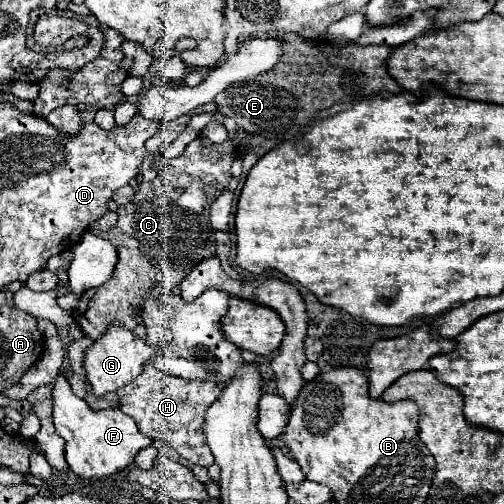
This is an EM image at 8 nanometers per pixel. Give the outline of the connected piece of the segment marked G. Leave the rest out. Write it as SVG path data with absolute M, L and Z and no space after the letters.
M112 324L110 330L100 340L96 340L84 356L84 368L86 368L86 376L90 380L90 386L92 386L92 394L104 396L108 392L116 392L118 388L126 386L128 382L132 382L132 378L136 378L136 374L140 374L140 370L154 356L154 352L156 352L156 348L148 346L132 330L124 330L120 324Z

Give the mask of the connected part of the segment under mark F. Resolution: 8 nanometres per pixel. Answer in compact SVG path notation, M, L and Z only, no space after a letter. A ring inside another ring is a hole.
M58 374L52 398L54 400L52 422L56 426L56 432L66 440L66 462L70 470L80 478L104 478L118 474L134 464L134 458L142 448L152 444L152 440L144 436L138 430L136 422L120 408L92 412L82 398L72 394L64 374Z

